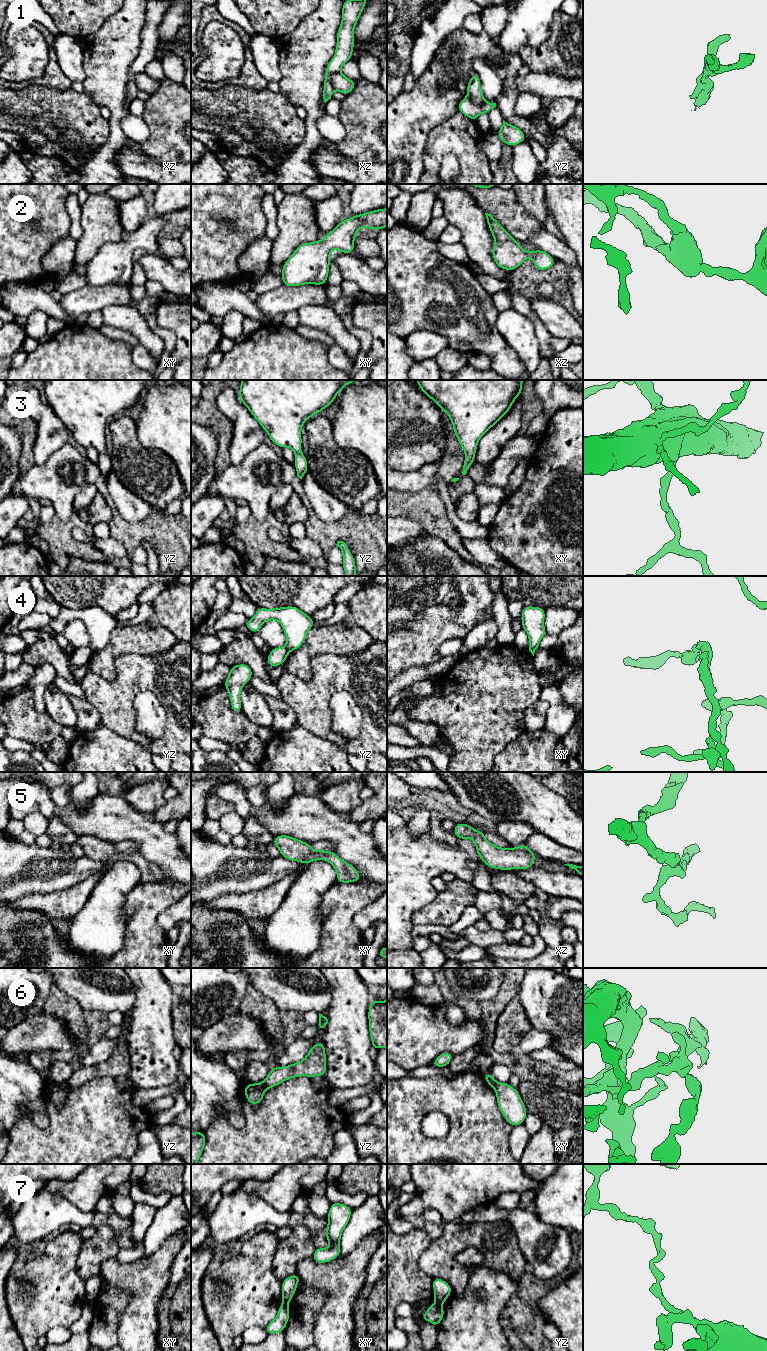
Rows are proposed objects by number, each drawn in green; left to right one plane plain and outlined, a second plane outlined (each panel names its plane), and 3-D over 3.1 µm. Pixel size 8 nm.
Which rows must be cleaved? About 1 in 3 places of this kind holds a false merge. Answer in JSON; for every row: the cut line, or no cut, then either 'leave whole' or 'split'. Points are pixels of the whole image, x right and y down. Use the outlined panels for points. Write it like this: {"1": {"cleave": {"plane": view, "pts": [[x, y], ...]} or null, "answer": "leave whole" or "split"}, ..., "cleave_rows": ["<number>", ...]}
{"1": {"cleave": {"plane": "xz", "pts": [[339, 71], [332, 76], [331, 85], [333, 88]]}, "answer": "split"}, "2": {"cleave": null, "answer": "leave whole"}, "3": {"cleave": null, "answer": "leave whole"}, "4": {"cleave": {"plane": "yz", "pts": [[285, 647], [288, 651]]}, "answer": "split"}, "5": {"cleave": null, "answer": "leave whole"}, "6": {"cleave": {"plane": "yz", "pts": [[262, 1082], [268, 1088]]}, "answer": "split"}, "7": {"cleave": {"plane": "xy", "pts": [[283, 1301], [287, 1304]]}, "answer": "split"}, "cleave_rows": ["1", "4", "6", "7"]}

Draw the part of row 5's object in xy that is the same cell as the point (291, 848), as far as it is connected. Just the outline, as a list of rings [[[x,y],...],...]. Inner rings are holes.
[[[278,835],[272,843],[280,850],[281,856],[291,861],[302,862],[304,865],[315,860],[328,861],[337,872],[338,883],[360,881],[360,873],[355,867],[340,859],[333,851],[314,851],[309,843],[288,835]]]

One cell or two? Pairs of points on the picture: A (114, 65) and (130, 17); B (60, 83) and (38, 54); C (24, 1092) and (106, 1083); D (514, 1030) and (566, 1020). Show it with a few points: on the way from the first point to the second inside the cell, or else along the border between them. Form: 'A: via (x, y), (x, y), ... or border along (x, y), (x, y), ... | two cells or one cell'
A: via (115, 53), (115, 45), (119, 40), (122, 29) | one cell
B: border along (47, 42), (48, 63), (44, 73), (29, 80) | two cells
C: border along (44, 1082), (42, 1097), (44, 1110), (47, 1113) | two cells
D: border along (522, 1004), (527, 1019), (533, 1027) | two cells

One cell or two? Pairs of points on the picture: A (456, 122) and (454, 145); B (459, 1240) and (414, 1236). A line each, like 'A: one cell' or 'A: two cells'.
A: one cell
B: two cells

